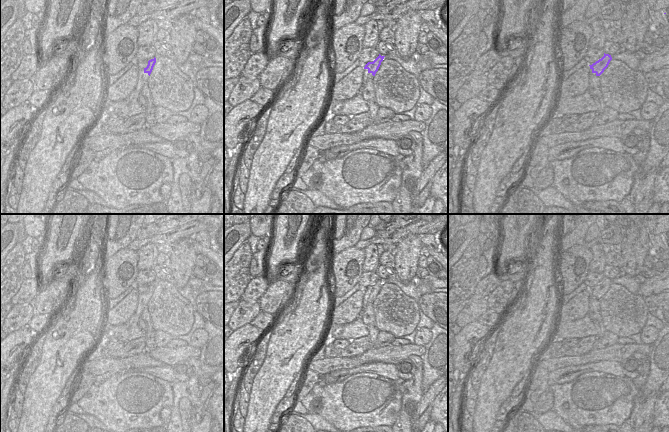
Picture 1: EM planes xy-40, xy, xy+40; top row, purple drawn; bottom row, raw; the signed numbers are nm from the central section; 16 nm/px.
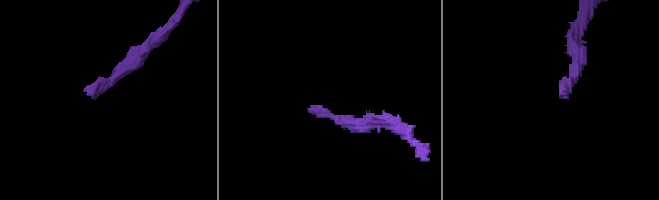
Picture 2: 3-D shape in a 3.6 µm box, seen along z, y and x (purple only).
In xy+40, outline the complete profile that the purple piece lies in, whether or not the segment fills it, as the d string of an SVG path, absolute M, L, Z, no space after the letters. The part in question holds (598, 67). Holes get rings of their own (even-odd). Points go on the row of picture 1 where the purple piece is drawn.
M604 53L604 56L601 59L596 61L592 65L589 65L590 69L592 70L592 73L595 73L596 76L600 76L608 67L611 60L612 60L611 55Z

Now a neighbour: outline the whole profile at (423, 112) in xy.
M420 104L414 114L415 121L425 122L432 114L432 108L428 104Z

